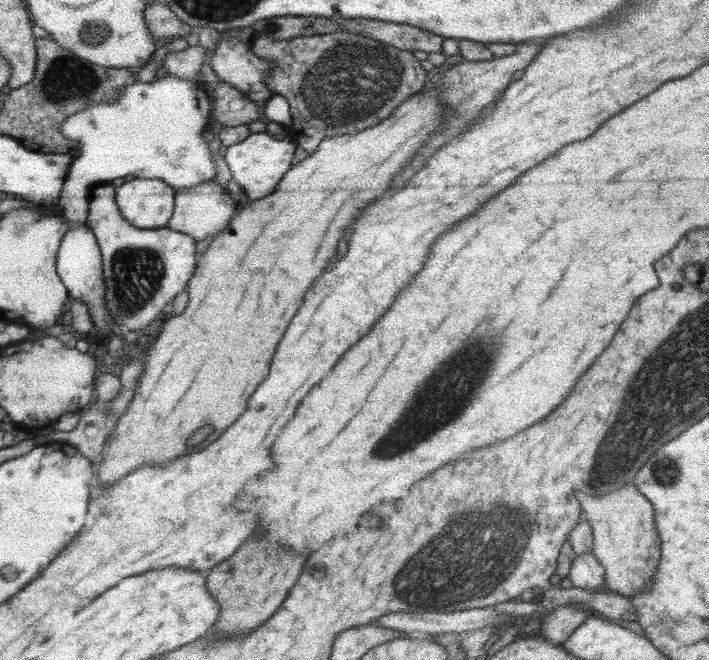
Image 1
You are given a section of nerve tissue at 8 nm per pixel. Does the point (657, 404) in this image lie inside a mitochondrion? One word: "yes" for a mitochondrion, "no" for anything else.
yes

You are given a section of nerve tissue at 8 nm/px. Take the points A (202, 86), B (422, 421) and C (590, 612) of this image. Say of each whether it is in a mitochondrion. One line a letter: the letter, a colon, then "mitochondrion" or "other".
A: other
B: mitochondrion
C: other

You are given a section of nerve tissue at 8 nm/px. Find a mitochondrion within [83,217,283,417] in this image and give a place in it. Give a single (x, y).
(137, 272)

